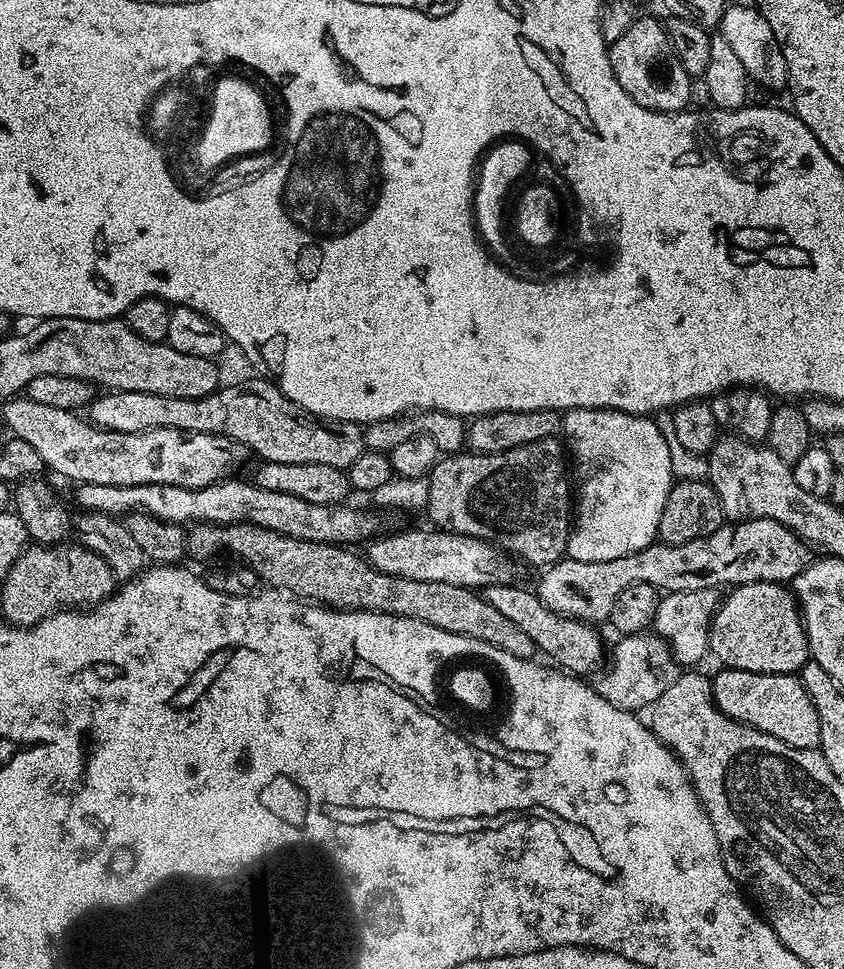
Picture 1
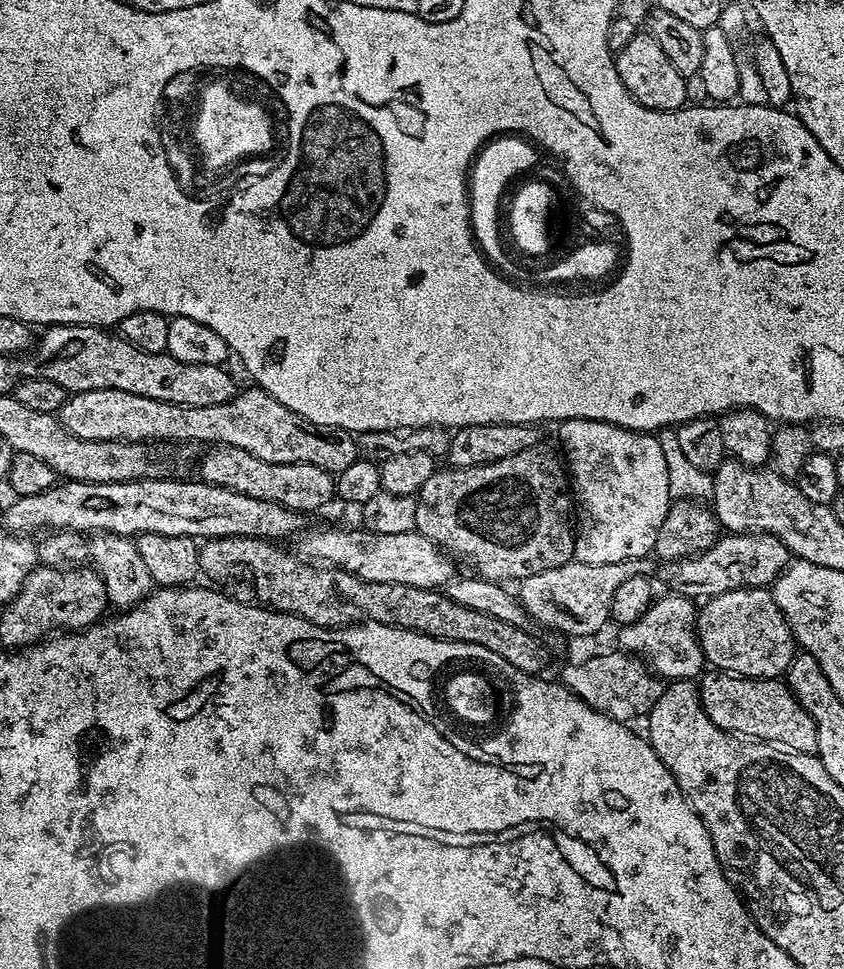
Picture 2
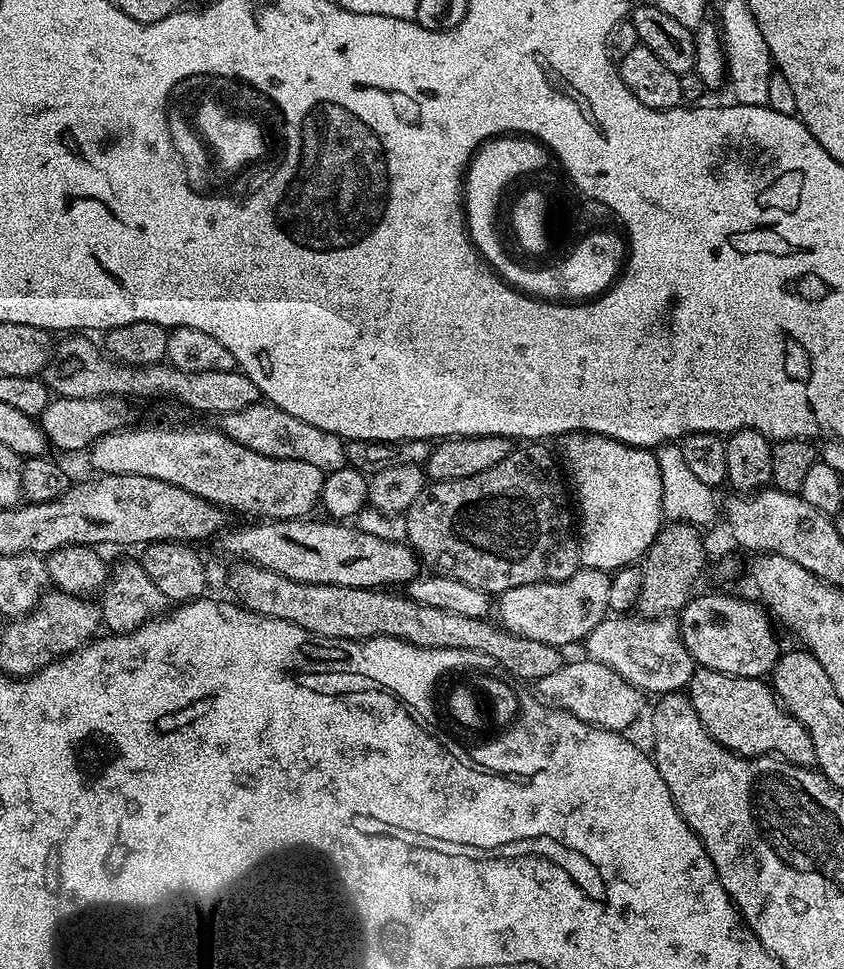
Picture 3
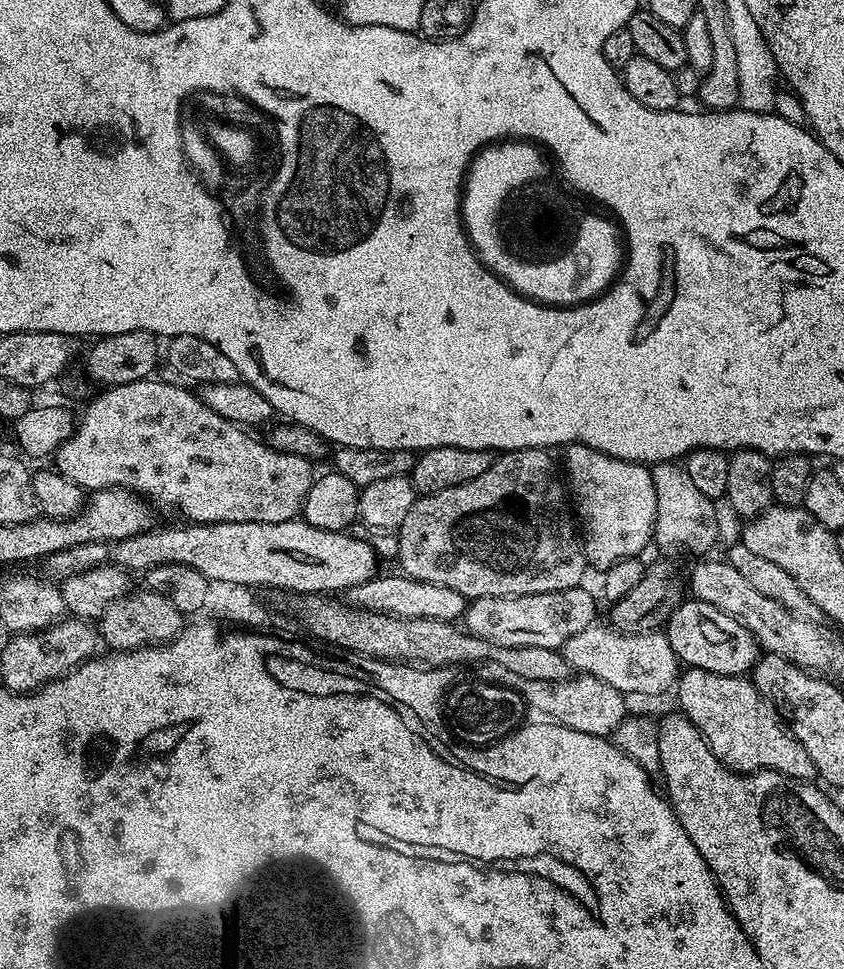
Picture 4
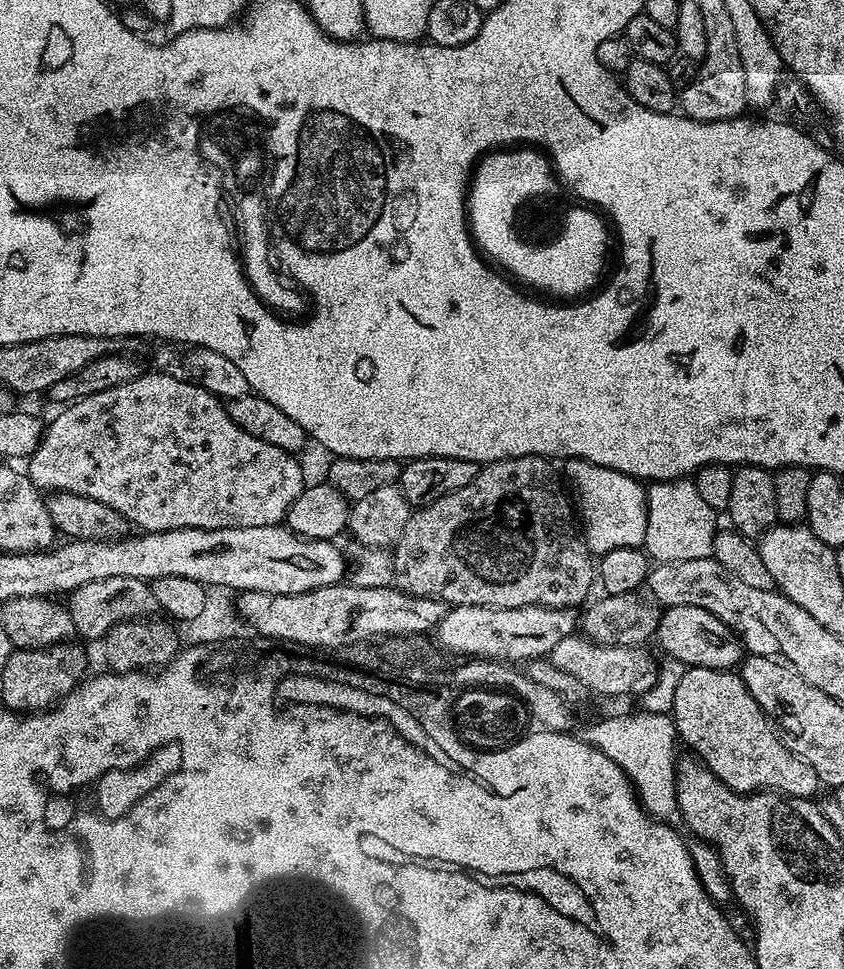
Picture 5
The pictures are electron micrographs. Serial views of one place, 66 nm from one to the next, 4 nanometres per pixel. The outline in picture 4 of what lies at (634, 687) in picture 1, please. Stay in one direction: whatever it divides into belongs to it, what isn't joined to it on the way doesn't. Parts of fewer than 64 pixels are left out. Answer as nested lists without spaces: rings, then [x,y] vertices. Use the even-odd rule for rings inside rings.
[[[484,662],[479,665],[479,668],[479,679],[509,688],[511,692],[519,695],[521,701],[531,711],[533,708],[534,711],[541,712],[544,718],[551,718],[555,723],[566,726],[570,730],[582,730],[582,734],[611,737],[615,733],[616,727],[630,712],[630,709],[624,705],[625,694],[596,677],[576,674],[567,680],[551,684],[541,680],[524,680],[520,675],[506,670],[506,666],[501,664]]]

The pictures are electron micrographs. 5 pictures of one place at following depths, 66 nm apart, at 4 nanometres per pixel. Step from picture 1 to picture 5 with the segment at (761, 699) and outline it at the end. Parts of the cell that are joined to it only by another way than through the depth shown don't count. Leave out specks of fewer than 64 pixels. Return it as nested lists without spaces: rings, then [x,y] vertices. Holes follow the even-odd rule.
[[[685,667],[674,691],[670,713],[676,723],[677,737],[693,748],[695,755],[726,786],[735,792],[761,790],[780,792],[784,796],[815,797],[822,788],[814,766],[790,751],[771,720],[746,690],[739,671],[726,668]]]

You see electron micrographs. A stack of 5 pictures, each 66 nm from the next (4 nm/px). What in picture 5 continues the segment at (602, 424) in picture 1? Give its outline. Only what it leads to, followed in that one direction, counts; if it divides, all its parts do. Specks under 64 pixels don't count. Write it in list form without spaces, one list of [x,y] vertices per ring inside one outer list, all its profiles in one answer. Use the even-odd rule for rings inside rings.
[[[574,460],[563,461],[563,475],[568,475],[567,483],[572,483],[574,508],[578,513],[578,524],[582,529],[584,544],[593,557],[605,556],[610,550],[619,548],[639,548],[646,538],[646,498],[645,485],[633,476],[610,470],[601,464]]]

